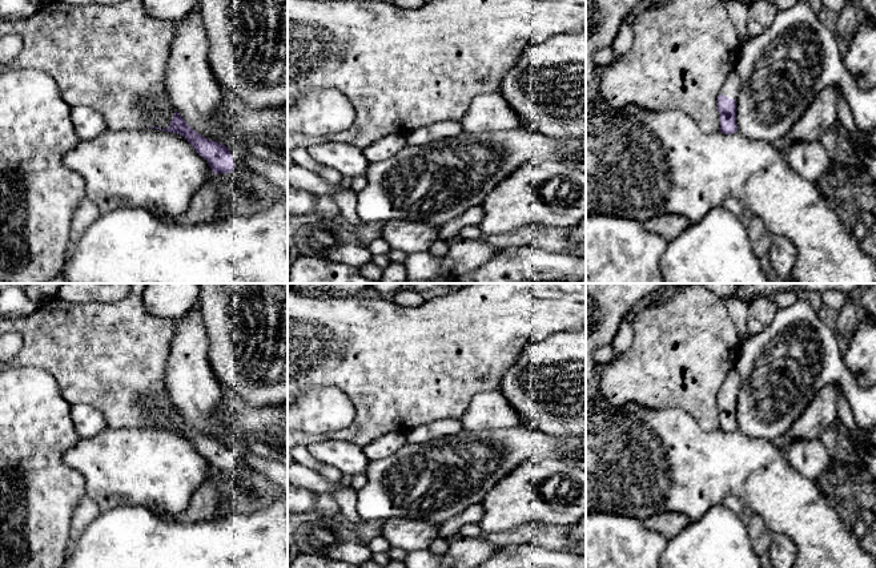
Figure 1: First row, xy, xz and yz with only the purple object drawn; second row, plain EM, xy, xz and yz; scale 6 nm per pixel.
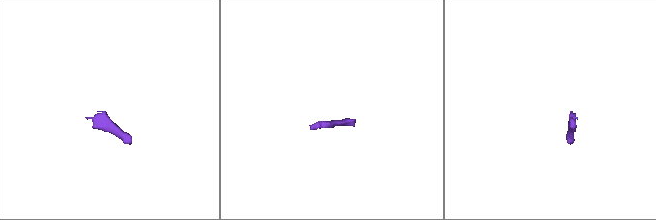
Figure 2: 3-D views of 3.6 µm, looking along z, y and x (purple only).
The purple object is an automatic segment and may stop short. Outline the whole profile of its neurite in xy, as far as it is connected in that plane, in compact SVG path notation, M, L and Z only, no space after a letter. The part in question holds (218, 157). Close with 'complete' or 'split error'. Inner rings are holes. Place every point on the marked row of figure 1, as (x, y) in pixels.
M177 112L166 129L158 126L152 126L150 129L160 129L185 137L196 152L208 161L213 174L230 173L237 166L246 164L253 172L288 193L288 168L248 156L240 148L226 148L217 141L205 138L193 130Z; split error

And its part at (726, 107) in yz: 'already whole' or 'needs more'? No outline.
needs more

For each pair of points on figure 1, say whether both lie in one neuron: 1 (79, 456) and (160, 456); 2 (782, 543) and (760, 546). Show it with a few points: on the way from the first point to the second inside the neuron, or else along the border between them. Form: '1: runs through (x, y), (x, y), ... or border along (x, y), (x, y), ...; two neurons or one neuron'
1: runs through (99, 456), (140, 456); one neuron
2: border along (772, 534), (767, 554); two neurons

